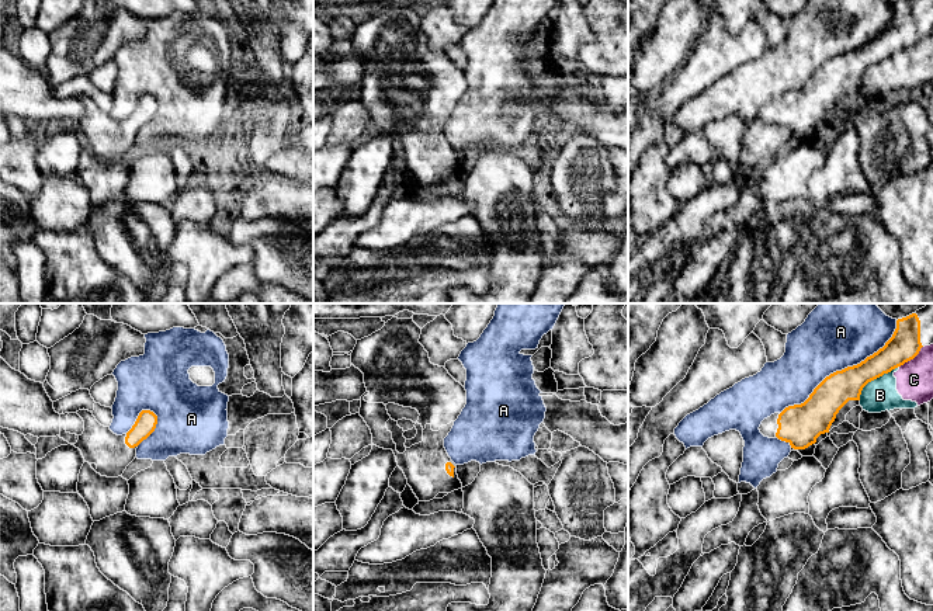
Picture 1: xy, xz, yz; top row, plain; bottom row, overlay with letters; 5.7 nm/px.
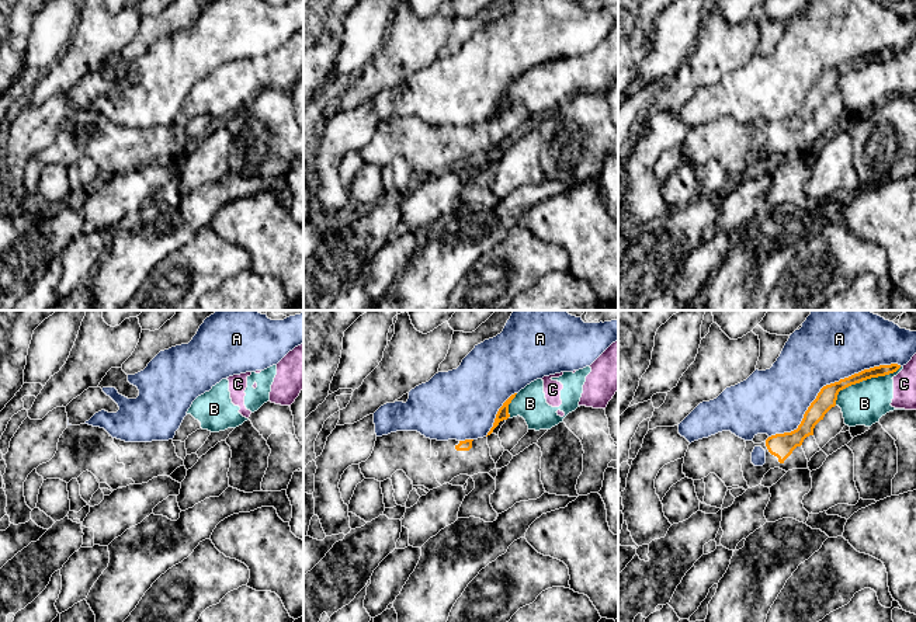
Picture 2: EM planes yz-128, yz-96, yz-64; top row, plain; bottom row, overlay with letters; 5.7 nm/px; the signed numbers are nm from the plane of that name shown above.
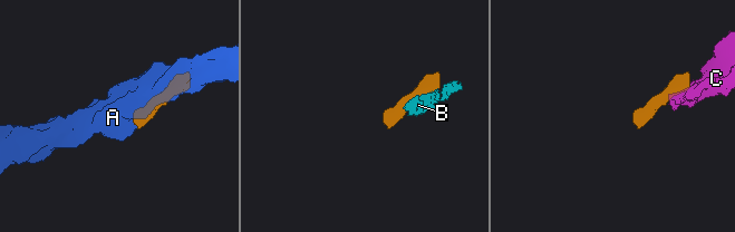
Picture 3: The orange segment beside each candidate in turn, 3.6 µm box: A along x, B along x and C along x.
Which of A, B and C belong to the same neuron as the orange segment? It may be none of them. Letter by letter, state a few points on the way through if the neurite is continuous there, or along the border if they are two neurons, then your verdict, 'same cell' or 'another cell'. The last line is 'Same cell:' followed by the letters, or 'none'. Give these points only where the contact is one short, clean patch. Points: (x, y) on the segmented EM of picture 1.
A: another cell
B: another cell
C: along yz (922, 346), (912, 358), (899, 367) | another cell
Same cell: none

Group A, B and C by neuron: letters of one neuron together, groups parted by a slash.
A / B C

